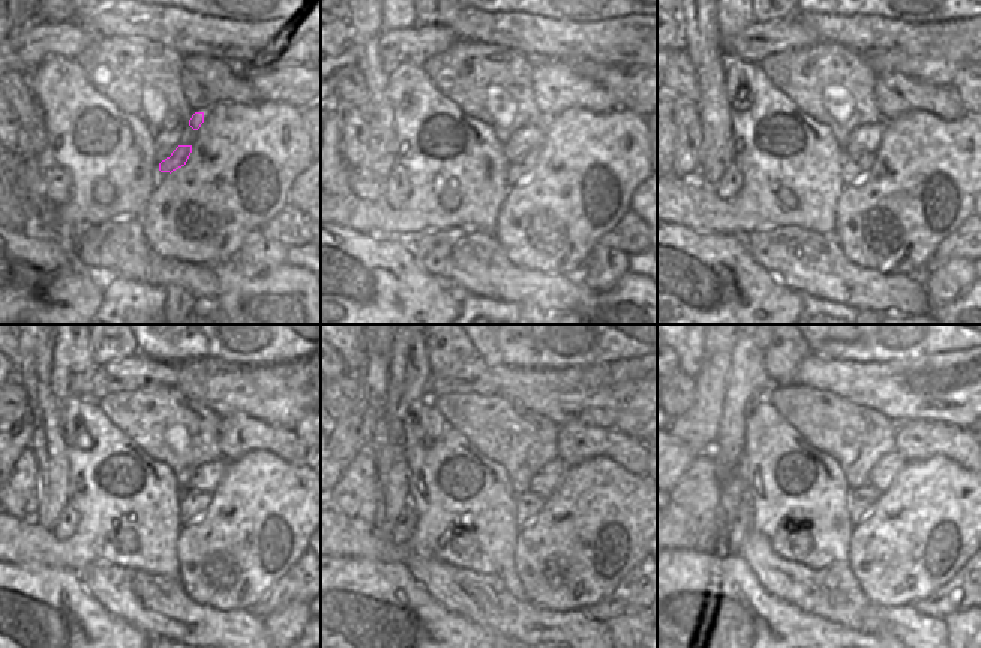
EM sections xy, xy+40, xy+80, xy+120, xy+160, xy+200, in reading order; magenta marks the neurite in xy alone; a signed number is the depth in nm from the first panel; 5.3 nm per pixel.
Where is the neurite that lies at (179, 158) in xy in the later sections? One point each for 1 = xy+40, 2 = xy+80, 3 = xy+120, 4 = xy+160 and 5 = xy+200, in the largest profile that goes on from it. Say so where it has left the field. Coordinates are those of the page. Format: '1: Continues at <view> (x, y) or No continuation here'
1: Continues at xy+40 (518, 171)
2: Continues at xy+80 (854, 168)
3: Continues at xy+120 (192, 504)
4: Continues at xy+160 (528, 504)
5: Continues at xy+200 (863, 503)

